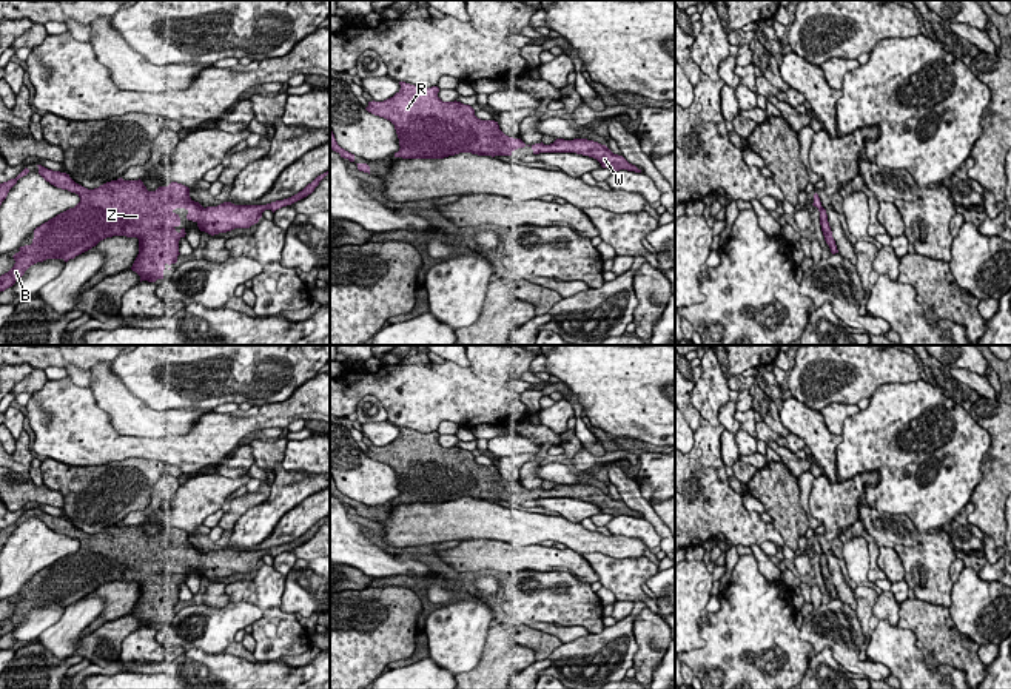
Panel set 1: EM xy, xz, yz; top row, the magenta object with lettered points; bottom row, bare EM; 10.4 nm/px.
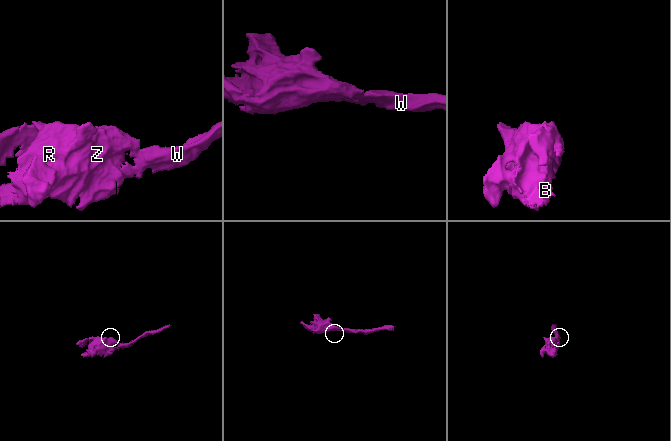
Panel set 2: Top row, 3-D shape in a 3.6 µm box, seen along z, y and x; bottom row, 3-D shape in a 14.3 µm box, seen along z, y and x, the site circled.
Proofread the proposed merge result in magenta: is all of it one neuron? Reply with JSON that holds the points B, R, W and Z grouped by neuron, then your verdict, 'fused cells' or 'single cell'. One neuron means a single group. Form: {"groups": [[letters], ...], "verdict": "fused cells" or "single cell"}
{"groups": [["B", "R", "W", "Z"]], "verdict": "single cell"}

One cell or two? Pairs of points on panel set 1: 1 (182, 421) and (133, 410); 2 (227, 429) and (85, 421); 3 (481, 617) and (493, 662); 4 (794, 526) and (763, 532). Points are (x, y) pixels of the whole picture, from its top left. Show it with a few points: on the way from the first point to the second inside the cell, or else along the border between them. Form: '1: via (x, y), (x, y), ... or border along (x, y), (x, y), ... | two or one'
1: via (170, 421), (145, 421) | one
2: via (191, 447), (120, 447) | one
3: border along (490, 628), (481, 660), (470, 669) | two
4: border along (768, 523), (785, 544) | two

